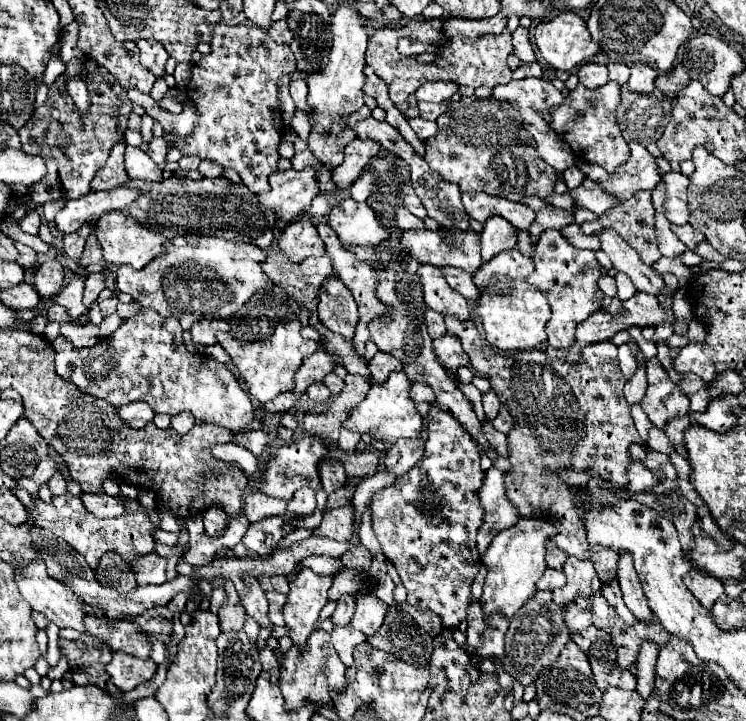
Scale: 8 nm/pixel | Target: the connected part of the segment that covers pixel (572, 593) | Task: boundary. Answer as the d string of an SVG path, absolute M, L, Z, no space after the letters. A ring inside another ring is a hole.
M568 557L564 563L564 573L568 583L558 589L558 595L554 595L556 603L560 605L568 605L572 603L572 599L576 599L576 595L584 593L584 595L592 595L600 589L600 579L598 573L592 565L592 561L588 559L576 559L576 557Z

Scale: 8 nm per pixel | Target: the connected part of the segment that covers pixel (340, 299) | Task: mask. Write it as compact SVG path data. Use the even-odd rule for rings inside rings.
M338 279L324 283L318 301L318 317L328 331L344 335L344 339L352 339L358 325L358 307L352 293Z

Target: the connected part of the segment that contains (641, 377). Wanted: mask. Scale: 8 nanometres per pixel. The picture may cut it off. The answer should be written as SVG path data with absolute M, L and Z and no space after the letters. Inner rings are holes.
M641 351L636 354L638 369L624 386L624 394L630 405L638 404L643 399L647 389L646 358Z

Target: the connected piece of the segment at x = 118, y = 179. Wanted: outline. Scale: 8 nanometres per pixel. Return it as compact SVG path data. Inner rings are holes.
M119 141L110 152L106 164L92 179L92 189L100 191L100 189L114 189L114 187L122 187L124 183L130 181L130 177L126 175L124 169L125 141Z

